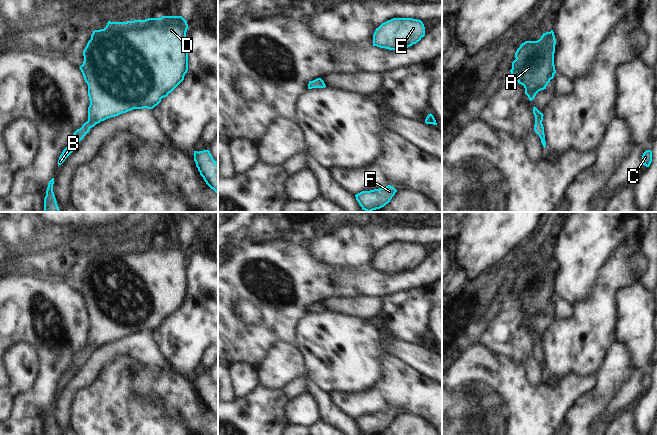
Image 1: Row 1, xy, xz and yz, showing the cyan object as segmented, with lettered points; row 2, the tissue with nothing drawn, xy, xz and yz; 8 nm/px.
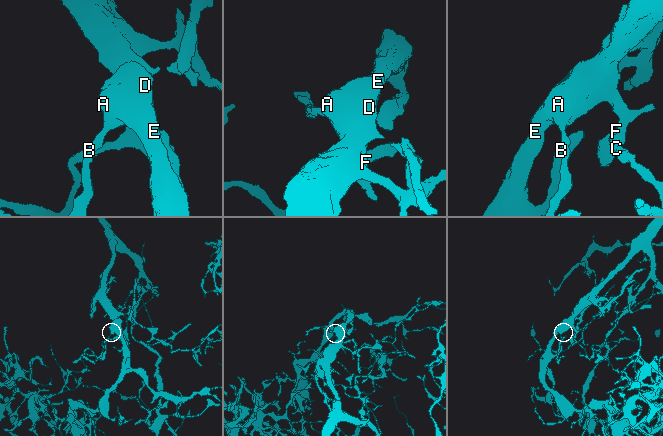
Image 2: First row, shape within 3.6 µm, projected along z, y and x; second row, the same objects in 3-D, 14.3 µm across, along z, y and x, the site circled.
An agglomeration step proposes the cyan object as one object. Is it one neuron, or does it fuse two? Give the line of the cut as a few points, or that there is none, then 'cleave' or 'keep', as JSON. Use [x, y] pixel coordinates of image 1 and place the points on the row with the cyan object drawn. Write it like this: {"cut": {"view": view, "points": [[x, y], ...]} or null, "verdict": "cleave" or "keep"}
{"cut": null, "verdict": "keep"}

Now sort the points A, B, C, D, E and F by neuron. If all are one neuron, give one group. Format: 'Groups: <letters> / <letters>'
Groups: A B C D E F

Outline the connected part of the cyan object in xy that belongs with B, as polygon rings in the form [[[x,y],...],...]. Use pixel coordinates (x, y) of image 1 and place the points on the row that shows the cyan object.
[[[162,16],[127,22],[108,21],[106,27],[94,30],[84,51],[84,61],[79,67],[88,85],[90,105],[88,121],[73,134],[73,142],[66,147],[58,160],[58,166],[74,151],[79,142],[96,124],[133,109],[153,109],[161,99],[167,97],[183,80],[188,71],[186,44],[187,21],[182,16]]]

